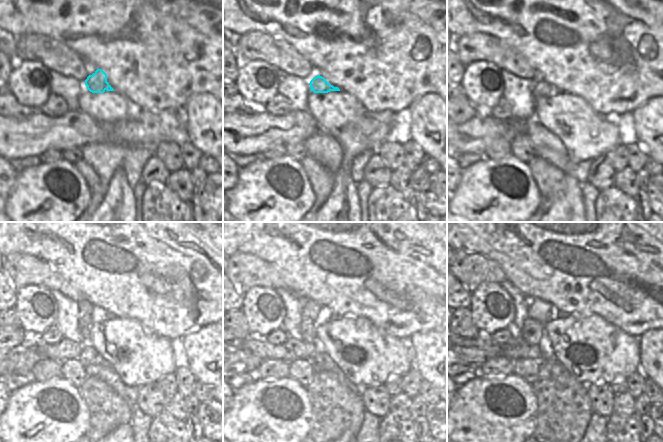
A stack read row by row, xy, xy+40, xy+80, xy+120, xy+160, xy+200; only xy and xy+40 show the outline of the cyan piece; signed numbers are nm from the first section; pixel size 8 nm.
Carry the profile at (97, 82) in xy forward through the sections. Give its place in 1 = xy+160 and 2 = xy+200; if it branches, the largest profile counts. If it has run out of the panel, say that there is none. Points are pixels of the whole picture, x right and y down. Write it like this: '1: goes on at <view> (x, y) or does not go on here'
1: goes on at xy+160 (308, 326)
2: goes on at xy+200 (532, 331)

